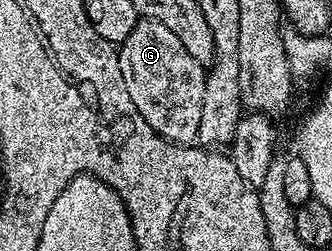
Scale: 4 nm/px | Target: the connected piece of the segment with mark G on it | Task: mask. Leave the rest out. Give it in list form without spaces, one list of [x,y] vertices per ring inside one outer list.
[[[144,18],[138,19],[135,30],[131,30],[129,37],[119,45],[117,57],[119,58],[119,66],[123,70],[123,82],[127,82],[127,94],[131,94],[131,102],[135,102],[135,110],[139,110],[139,114],[143,114],[147,126],[151,126],[151,130],[159,133],[164,140],[171,140],[174,144],[192,145],[197,140],[199,118],[203,114],[203,86],[205,85],[206,65],[200,64],[195,58],[191,58],[191,54],[187,54],[187,49],[183,46],[183,42],[179,42],[179,38],[175,38],[175,34],[171,34],[171,30],[167,30],[167,26],[163,26],[163,22]]]

